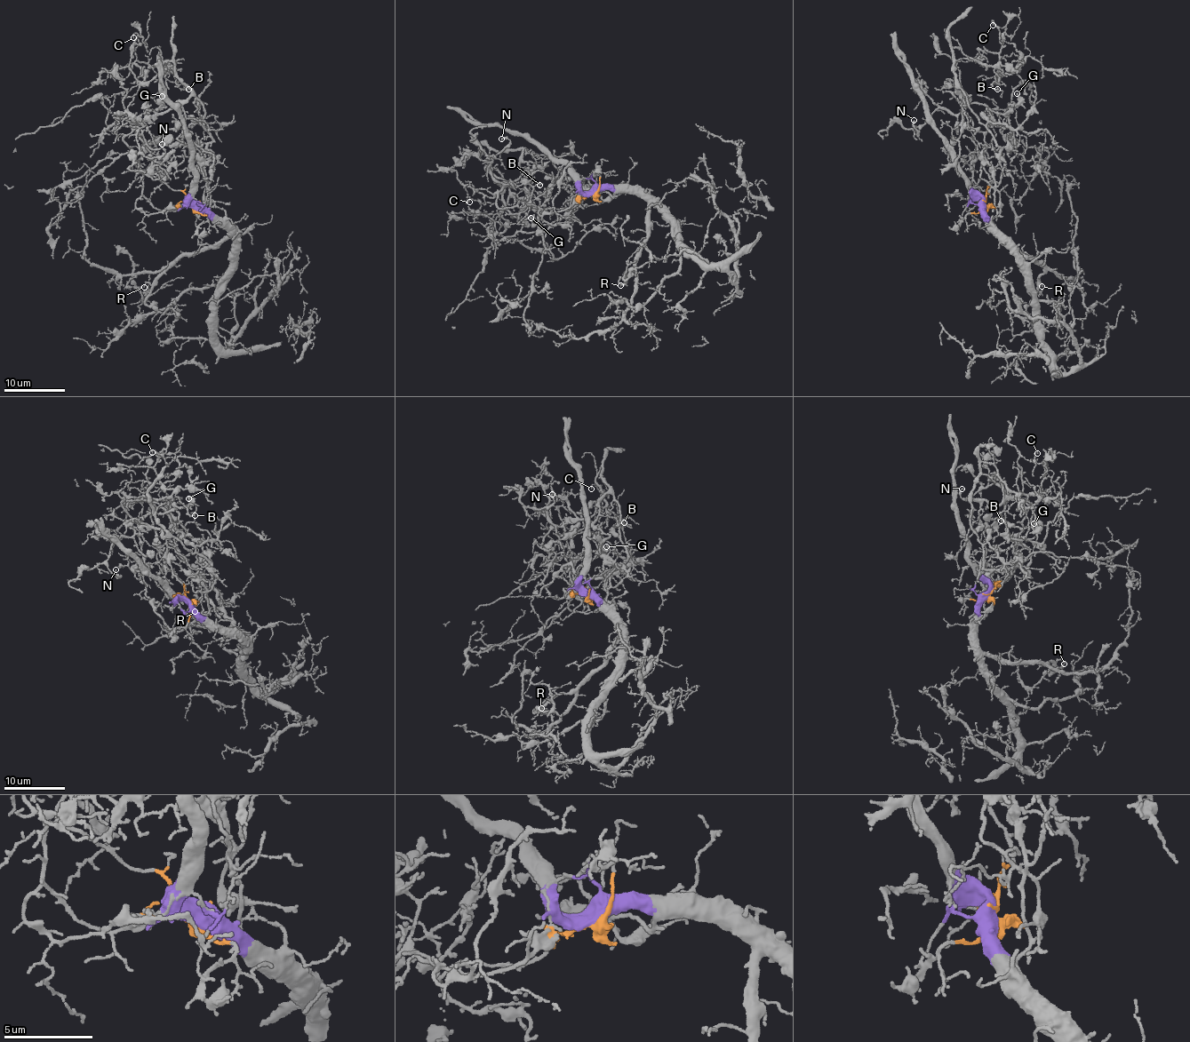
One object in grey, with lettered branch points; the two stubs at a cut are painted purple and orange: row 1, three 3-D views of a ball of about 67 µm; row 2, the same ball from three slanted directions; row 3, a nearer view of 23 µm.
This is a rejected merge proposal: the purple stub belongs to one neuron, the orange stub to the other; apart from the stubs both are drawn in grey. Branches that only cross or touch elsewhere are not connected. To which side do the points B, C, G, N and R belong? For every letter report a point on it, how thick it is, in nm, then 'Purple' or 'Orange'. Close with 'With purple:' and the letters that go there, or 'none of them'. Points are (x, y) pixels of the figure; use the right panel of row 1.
B: Place: (997, 89). Thickness 130 nm. Orange
C: Place: (993, 25). Thickness 120 nm. Orange
G: Place: (1017, 93). Thickness 170 nm. Orange
N: Place: (914, 120). Thickness 140 nm. Orange
R: Place: (1042, 286). Thickness 100 nm. Purple
With purple: R

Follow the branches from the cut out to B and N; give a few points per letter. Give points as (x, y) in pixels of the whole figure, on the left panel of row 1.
B: (195, 207), (147, 172), (159, 155), (146, 124), (191, 93), (166, 60), (167, 78), (189, 89)
N: (195, 207), (186, 194), (147, 172), (159, 154), (147, 131), (137, 131), (147, 157), (163, 154), (162, 144)

